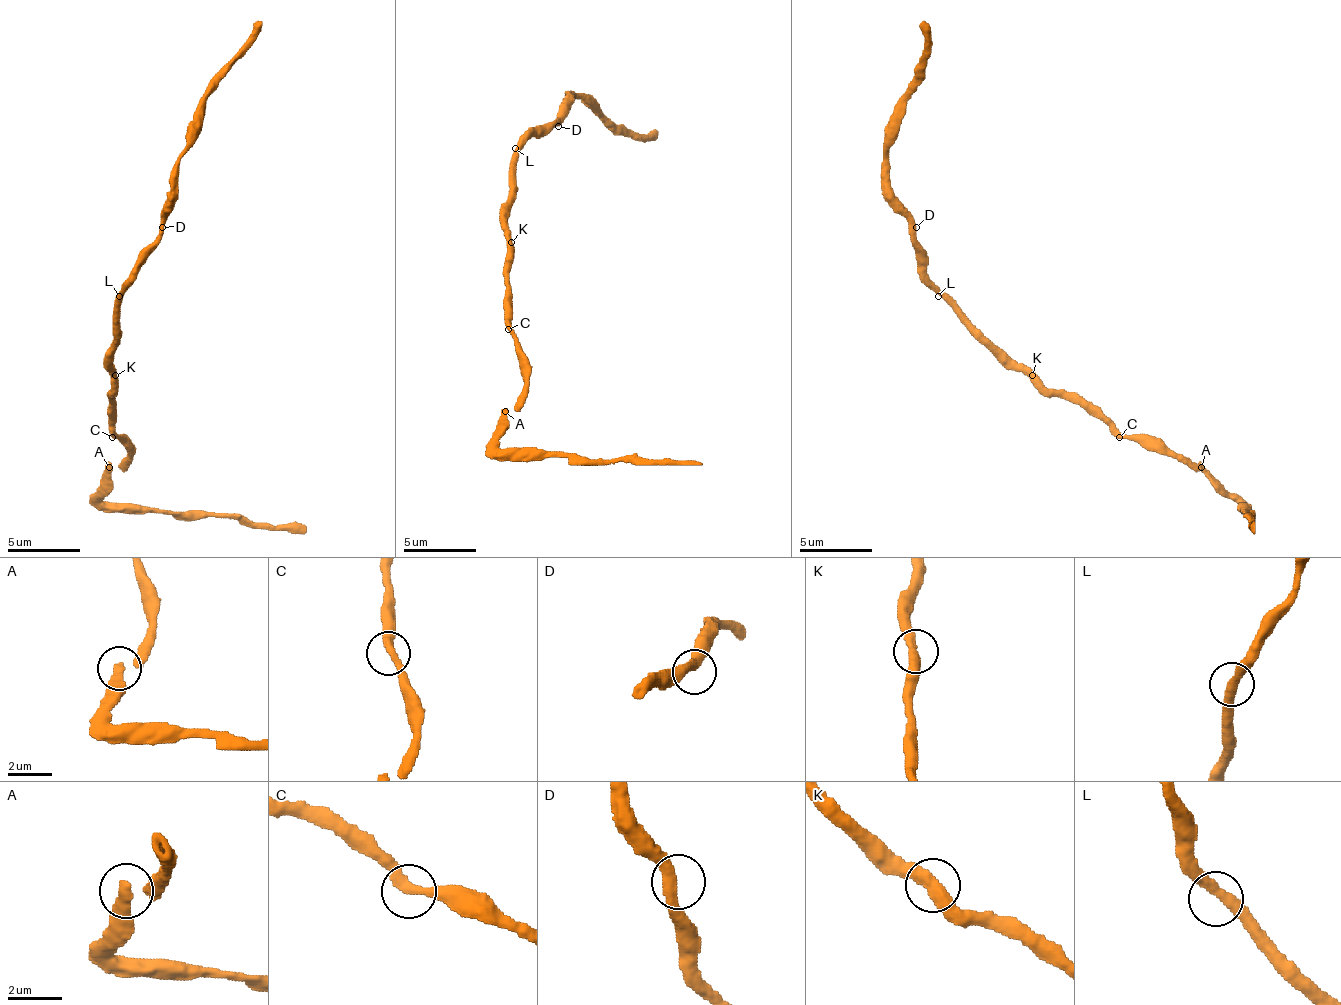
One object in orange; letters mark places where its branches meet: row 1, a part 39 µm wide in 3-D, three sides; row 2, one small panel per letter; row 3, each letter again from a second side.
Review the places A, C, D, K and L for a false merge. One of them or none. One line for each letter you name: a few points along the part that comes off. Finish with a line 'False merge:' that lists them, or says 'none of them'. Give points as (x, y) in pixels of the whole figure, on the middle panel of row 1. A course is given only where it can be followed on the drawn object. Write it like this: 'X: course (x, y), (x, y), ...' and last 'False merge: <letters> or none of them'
False merge: none of them

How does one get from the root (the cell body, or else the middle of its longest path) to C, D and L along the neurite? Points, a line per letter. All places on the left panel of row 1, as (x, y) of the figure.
C: (112, 379), (112, 437)
D: (112, 379), (115, 296), (133, 278), (137, 256), (162, 227)
L: (112, 379), (112, 339), (115, 335), (115, 306), (119, 296)

